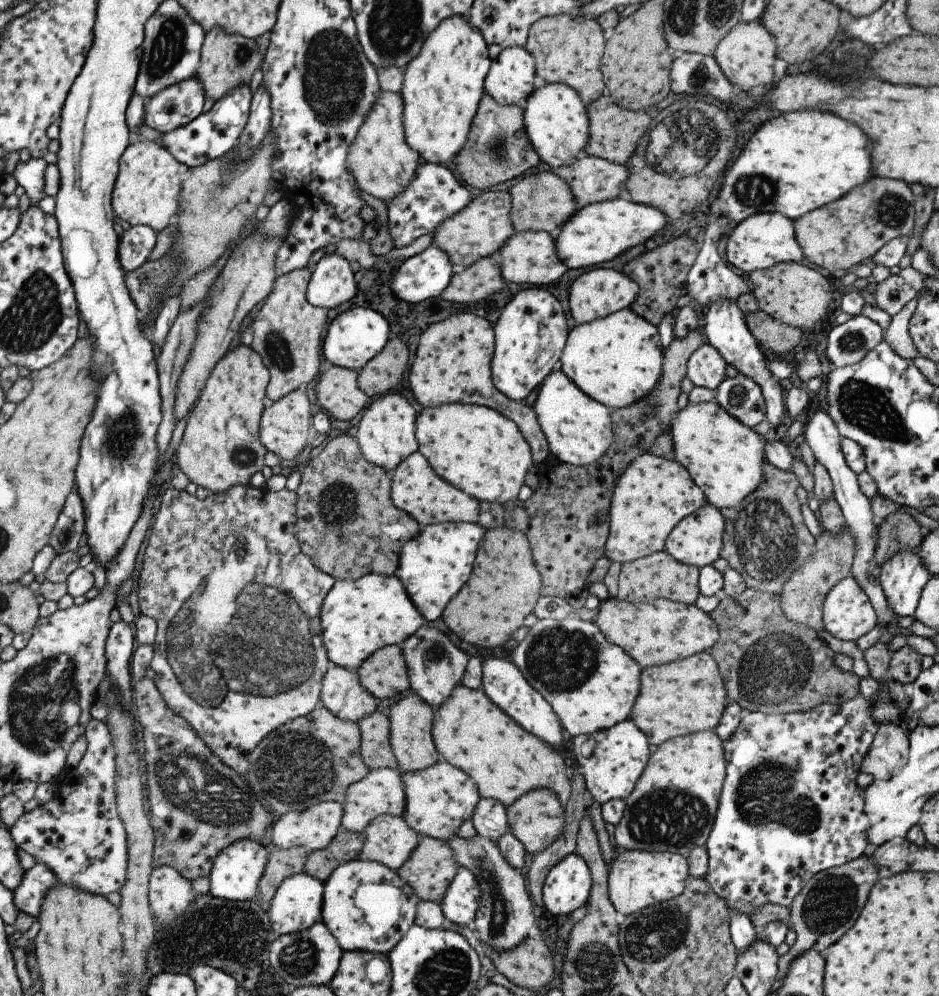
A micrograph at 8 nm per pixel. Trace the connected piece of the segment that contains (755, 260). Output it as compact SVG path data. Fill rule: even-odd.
M758 212L738 222L727 236L725 255L725 262L744 273L762 271L779 263L800 263L804 258L794 238L792 220L778 212Z

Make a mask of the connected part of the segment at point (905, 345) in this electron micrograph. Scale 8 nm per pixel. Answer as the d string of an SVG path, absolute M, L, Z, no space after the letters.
M912 298L901 310L890 318L890 323L884 330L884 341L892 347L895 354L905 360L913 360L917 355L917 349L912 343L908 333L908 322L913 314L916 298Z

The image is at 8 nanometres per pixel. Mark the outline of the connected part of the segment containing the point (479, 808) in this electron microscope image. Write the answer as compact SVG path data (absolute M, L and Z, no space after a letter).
M481 797L473 809L470 821L477 835L495 841L507 830L506 808L497 801Z

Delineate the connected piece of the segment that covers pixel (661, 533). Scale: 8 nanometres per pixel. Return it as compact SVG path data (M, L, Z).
M649 452L640 454L637 458L634 458L618 476L616 480L616 485L614 486L612 497L610 498L610 504L608 506L608 535L606 541L604 542L604 556L609 560L609 562L619 562L626 563L632 560L637 560L638 558L647 556L648 554L663 551L664 550L664 540L667 538L669 531L679 522L684 519L685 516L695 512L701 505L705 504L706 500L703 496L702 490L692 481L689 473L683 468L682 464L679 464L675 460L667 460L666 458L656 457L654 454Z

